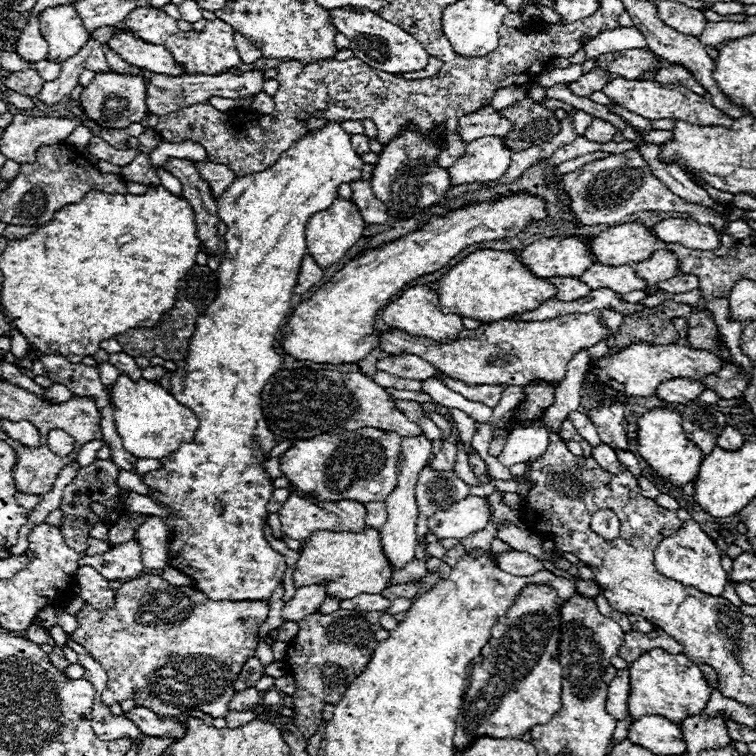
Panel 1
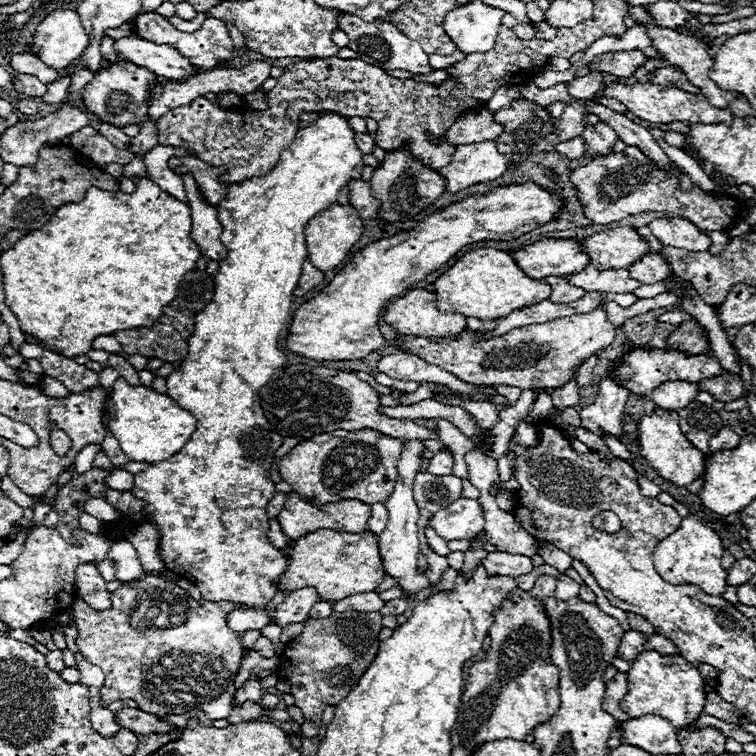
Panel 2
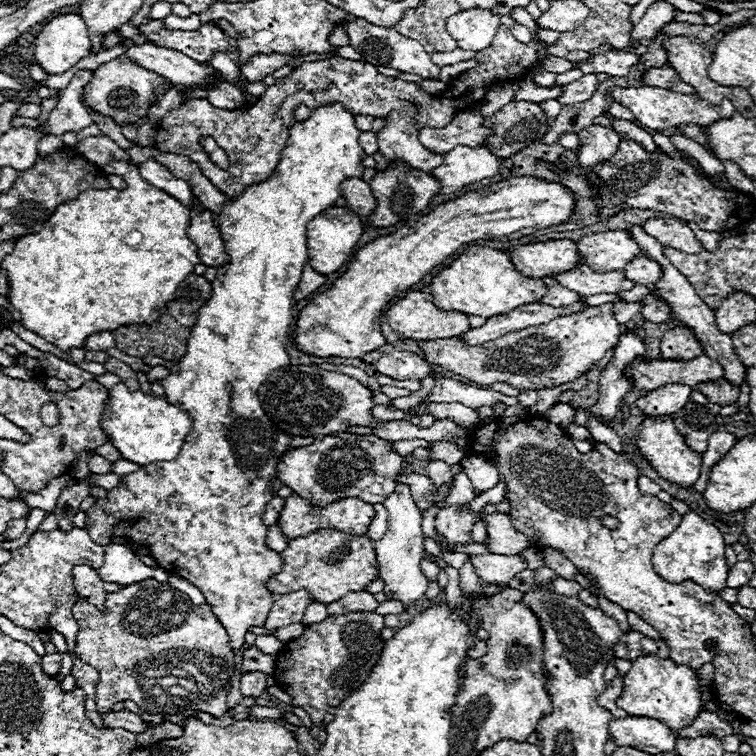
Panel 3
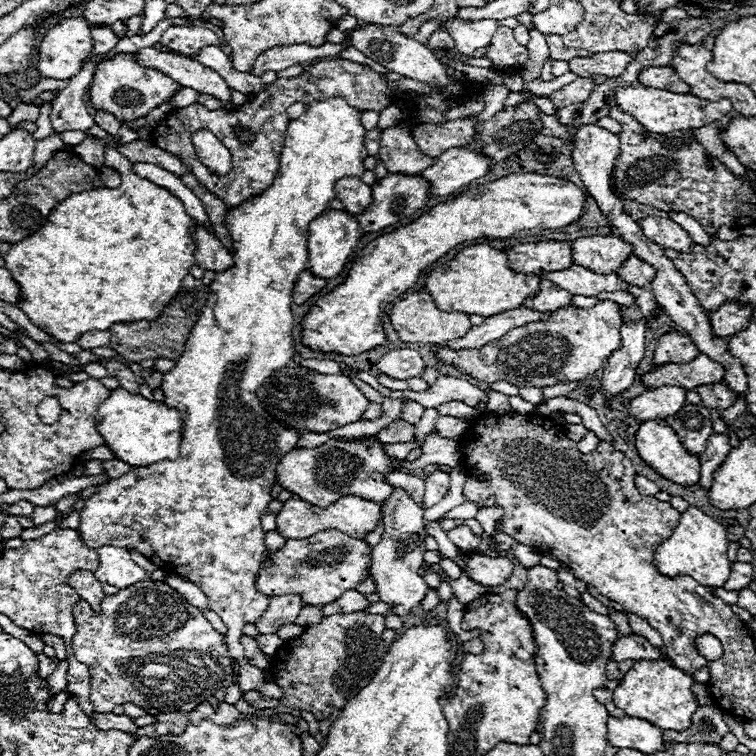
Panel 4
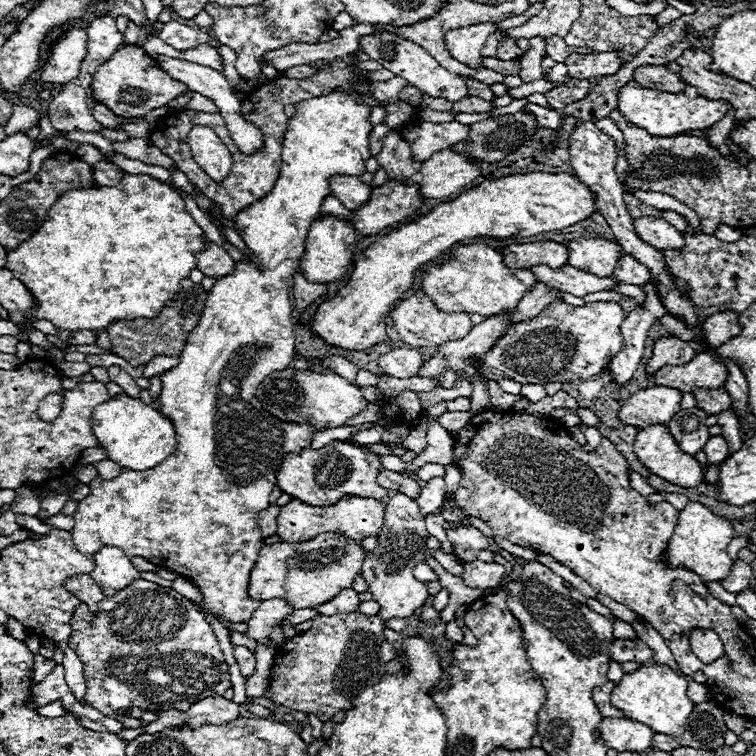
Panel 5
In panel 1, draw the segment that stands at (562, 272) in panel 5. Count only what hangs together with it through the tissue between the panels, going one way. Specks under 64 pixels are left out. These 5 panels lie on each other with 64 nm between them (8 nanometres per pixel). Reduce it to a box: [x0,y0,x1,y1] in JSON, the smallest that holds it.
[578,264,646,294]

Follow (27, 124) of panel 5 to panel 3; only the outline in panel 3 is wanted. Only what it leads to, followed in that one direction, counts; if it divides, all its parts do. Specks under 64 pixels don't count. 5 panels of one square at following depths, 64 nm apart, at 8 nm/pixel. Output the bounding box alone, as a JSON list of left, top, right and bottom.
[16,102,40,118]

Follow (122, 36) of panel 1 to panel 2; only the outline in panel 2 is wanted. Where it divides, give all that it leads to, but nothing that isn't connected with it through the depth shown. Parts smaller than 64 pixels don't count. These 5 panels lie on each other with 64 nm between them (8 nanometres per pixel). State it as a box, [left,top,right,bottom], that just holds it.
[114,36,202,80]

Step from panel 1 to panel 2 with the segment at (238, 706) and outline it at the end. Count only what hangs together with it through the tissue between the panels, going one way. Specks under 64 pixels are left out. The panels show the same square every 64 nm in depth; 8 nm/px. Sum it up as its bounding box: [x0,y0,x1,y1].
[234,670,273,704]

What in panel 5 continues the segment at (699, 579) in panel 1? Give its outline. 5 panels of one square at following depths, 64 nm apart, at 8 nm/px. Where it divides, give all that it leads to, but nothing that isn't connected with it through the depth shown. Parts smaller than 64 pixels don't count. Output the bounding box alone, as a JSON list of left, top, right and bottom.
[666,502,734,582]

